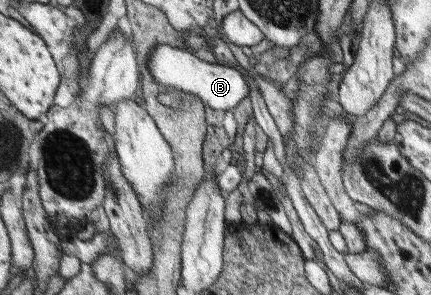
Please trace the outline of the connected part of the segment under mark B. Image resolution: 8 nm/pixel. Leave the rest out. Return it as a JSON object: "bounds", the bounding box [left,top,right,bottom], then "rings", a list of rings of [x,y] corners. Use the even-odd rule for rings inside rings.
{"bounds":[147,44,249,111],"rings":[[[167,44],[155,47],[151,51],[150,58],[147,59],[147,67],[155,82],[159,83],[164,89],[175,89],[181,92],[187,92],[197,96],[207,104],[207,107],[215,110],[227,111],[237,105],[243,97],[249,93],[246,77],[241,77],[239,69],[203,61],[193,56],[185,48],[168,46]]]}

